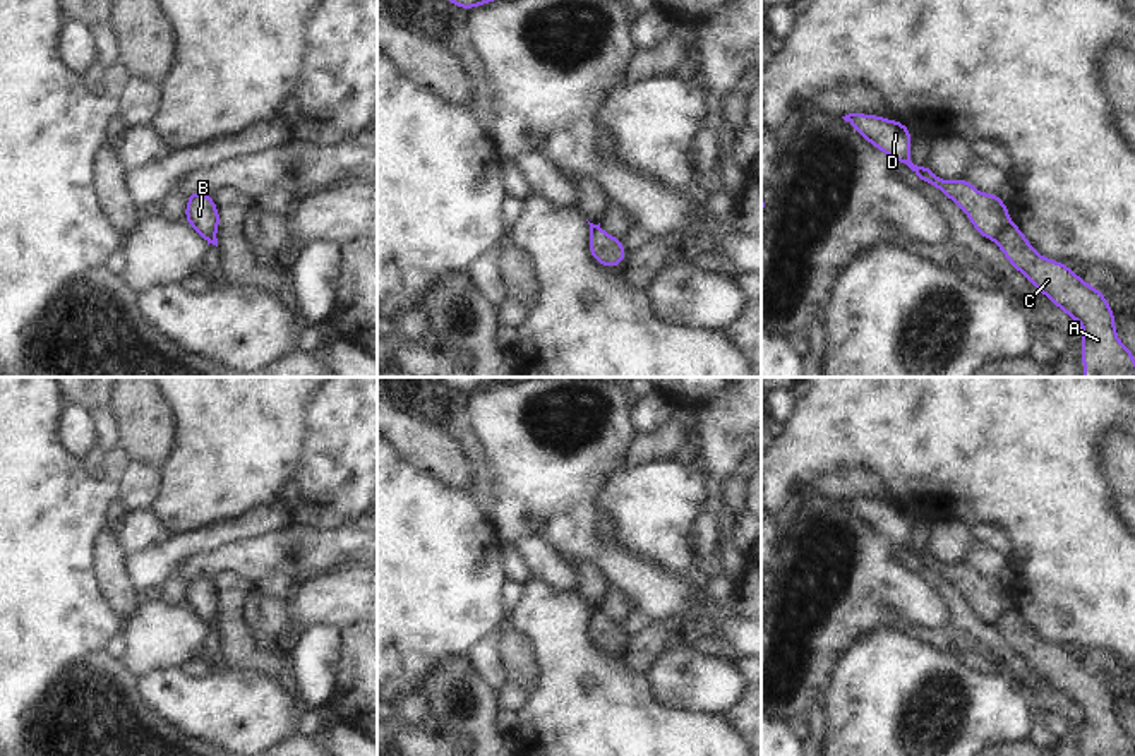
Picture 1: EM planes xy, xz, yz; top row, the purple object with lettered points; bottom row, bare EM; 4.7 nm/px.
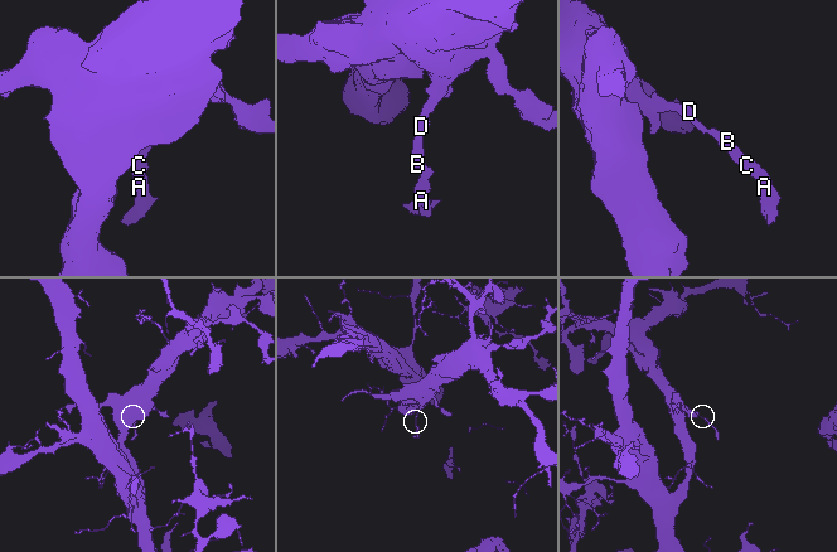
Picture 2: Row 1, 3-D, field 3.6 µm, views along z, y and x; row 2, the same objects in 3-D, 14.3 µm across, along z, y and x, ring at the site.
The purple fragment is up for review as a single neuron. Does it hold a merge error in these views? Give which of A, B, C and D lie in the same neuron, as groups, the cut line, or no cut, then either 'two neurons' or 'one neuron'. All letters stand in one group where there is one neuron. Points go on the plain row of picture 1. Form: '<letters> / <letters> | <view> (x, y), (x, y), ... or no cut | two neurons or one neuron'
A C / B D | yz (1010, 607), (995, 624) | two neurons

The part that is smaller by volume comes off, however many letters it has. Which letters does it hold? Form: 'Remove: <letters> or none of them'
Remove: A, C

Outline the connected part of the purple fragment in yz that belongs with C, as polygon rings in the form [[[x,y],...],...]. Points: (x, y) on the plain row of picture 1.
[[[1017,609],[1005,610],[996,627],[1017,655],[1082,708],[1080,744],[1085,756],[1135,756],[1135,741],[1121,729],[1113,693],[1097,672],[1068,650],[1039,639]]]

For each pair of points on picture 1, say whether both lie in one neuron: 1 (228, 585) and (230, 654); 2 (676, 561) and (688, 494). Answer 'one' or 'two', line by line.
1: one
2: one

